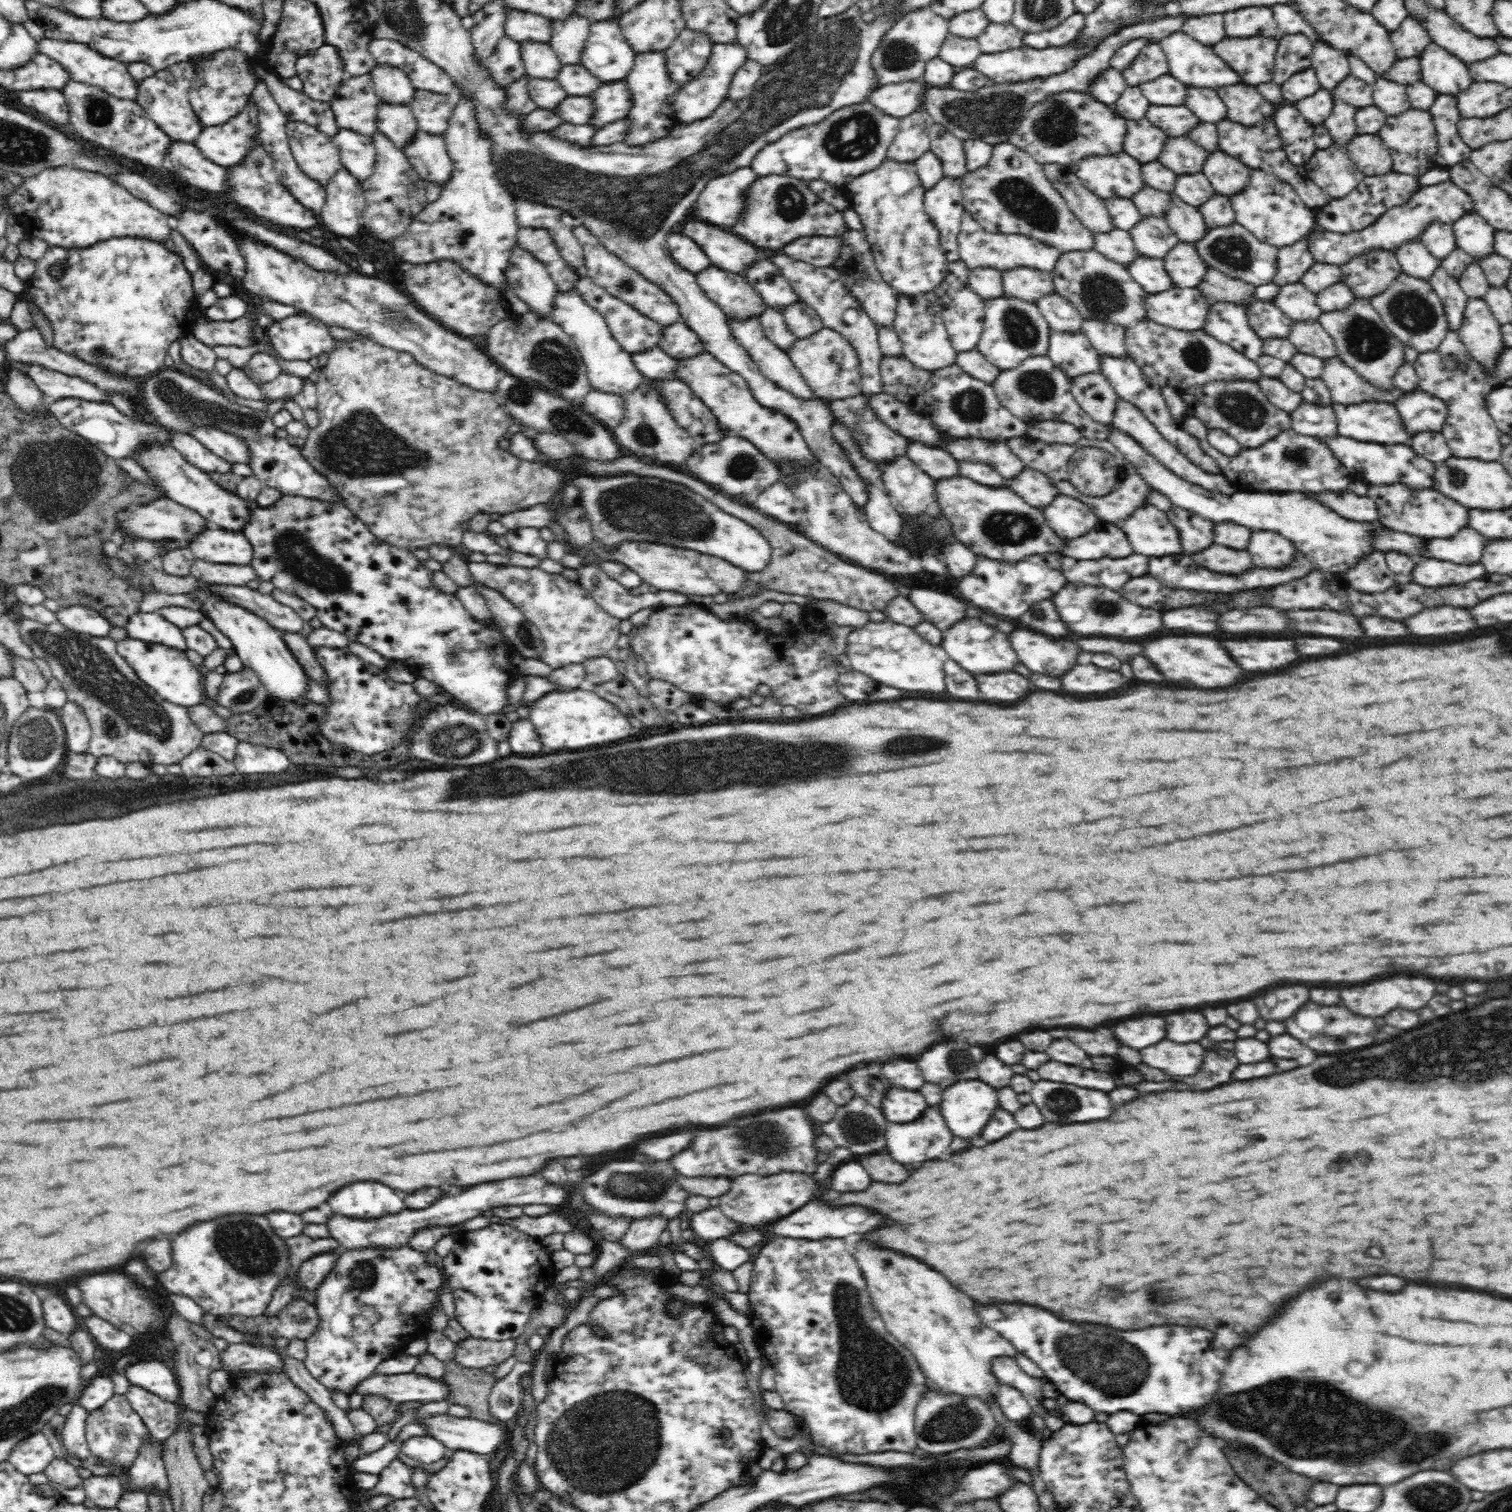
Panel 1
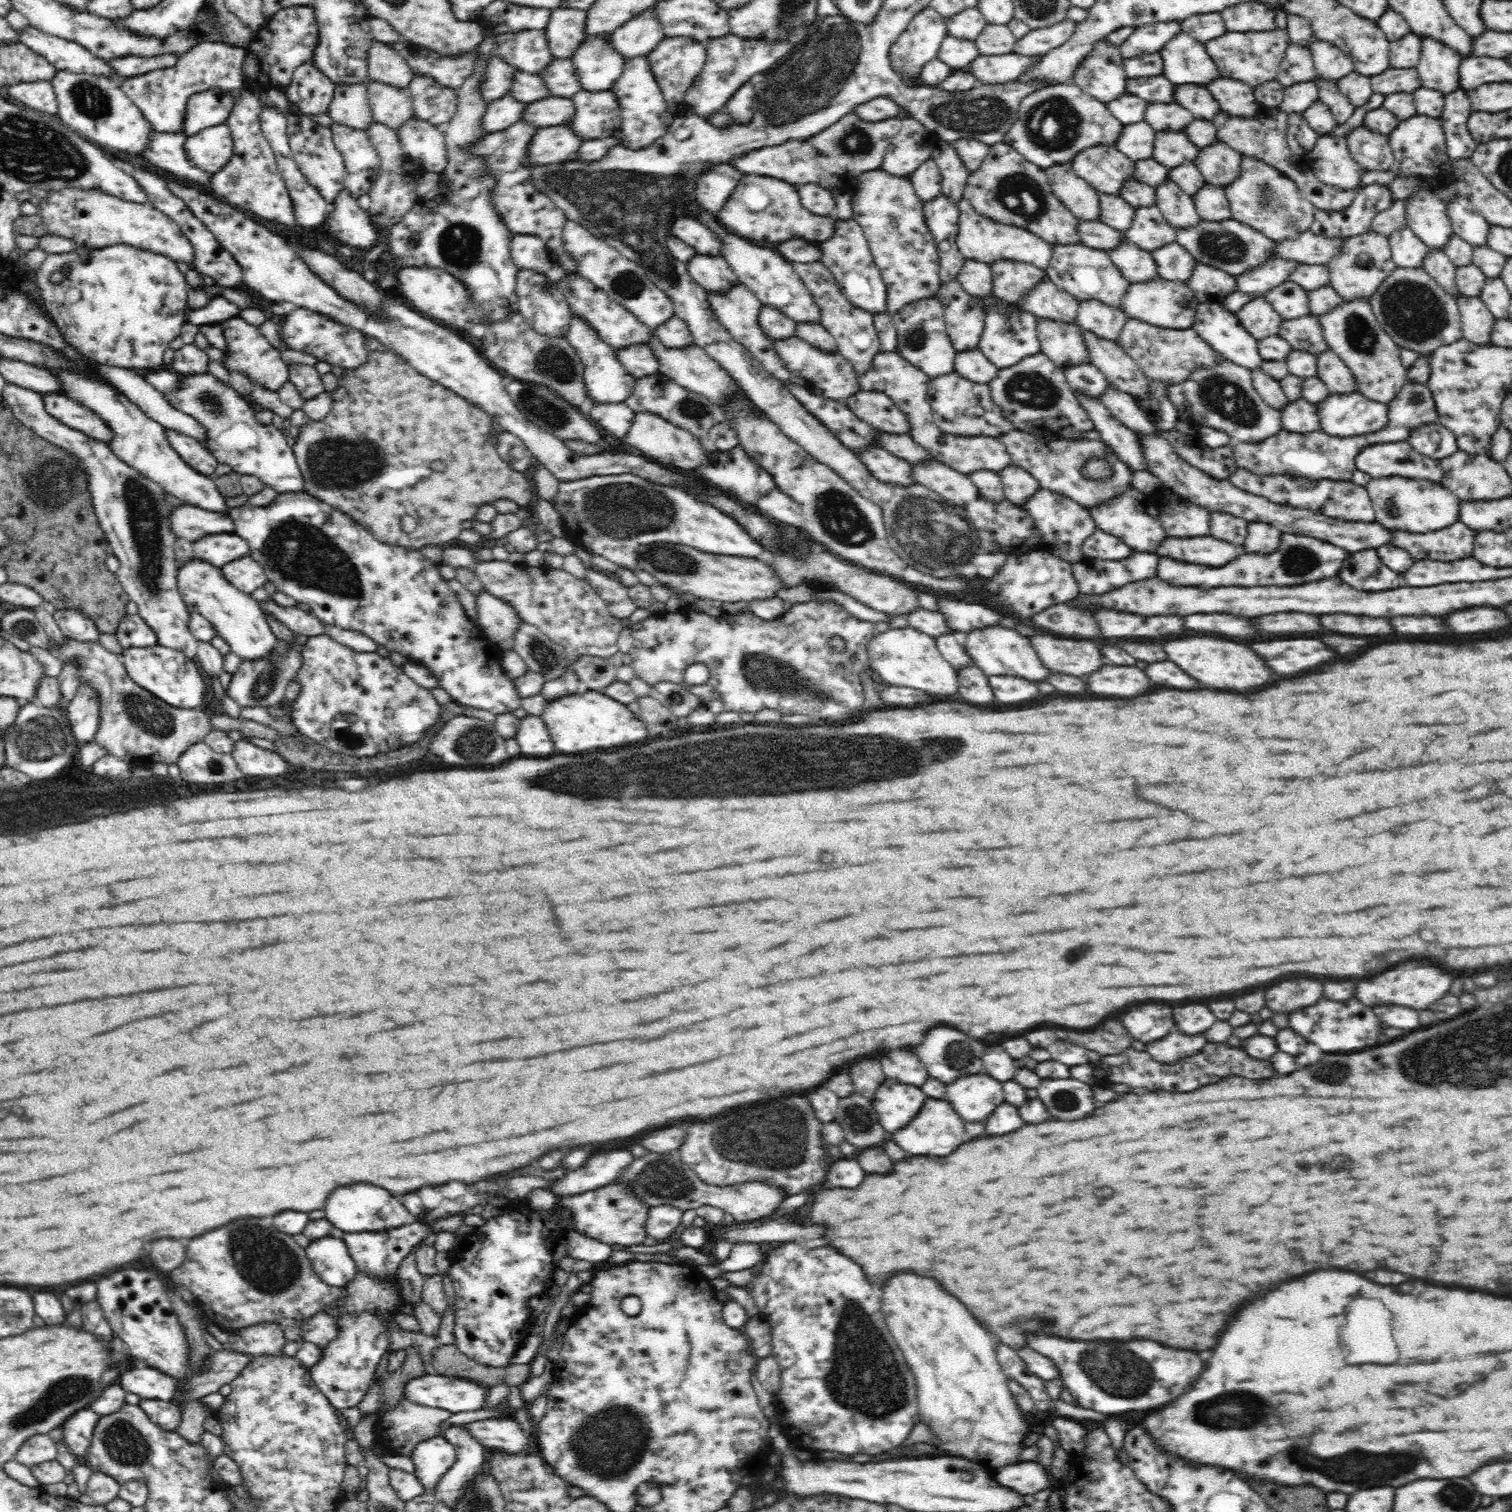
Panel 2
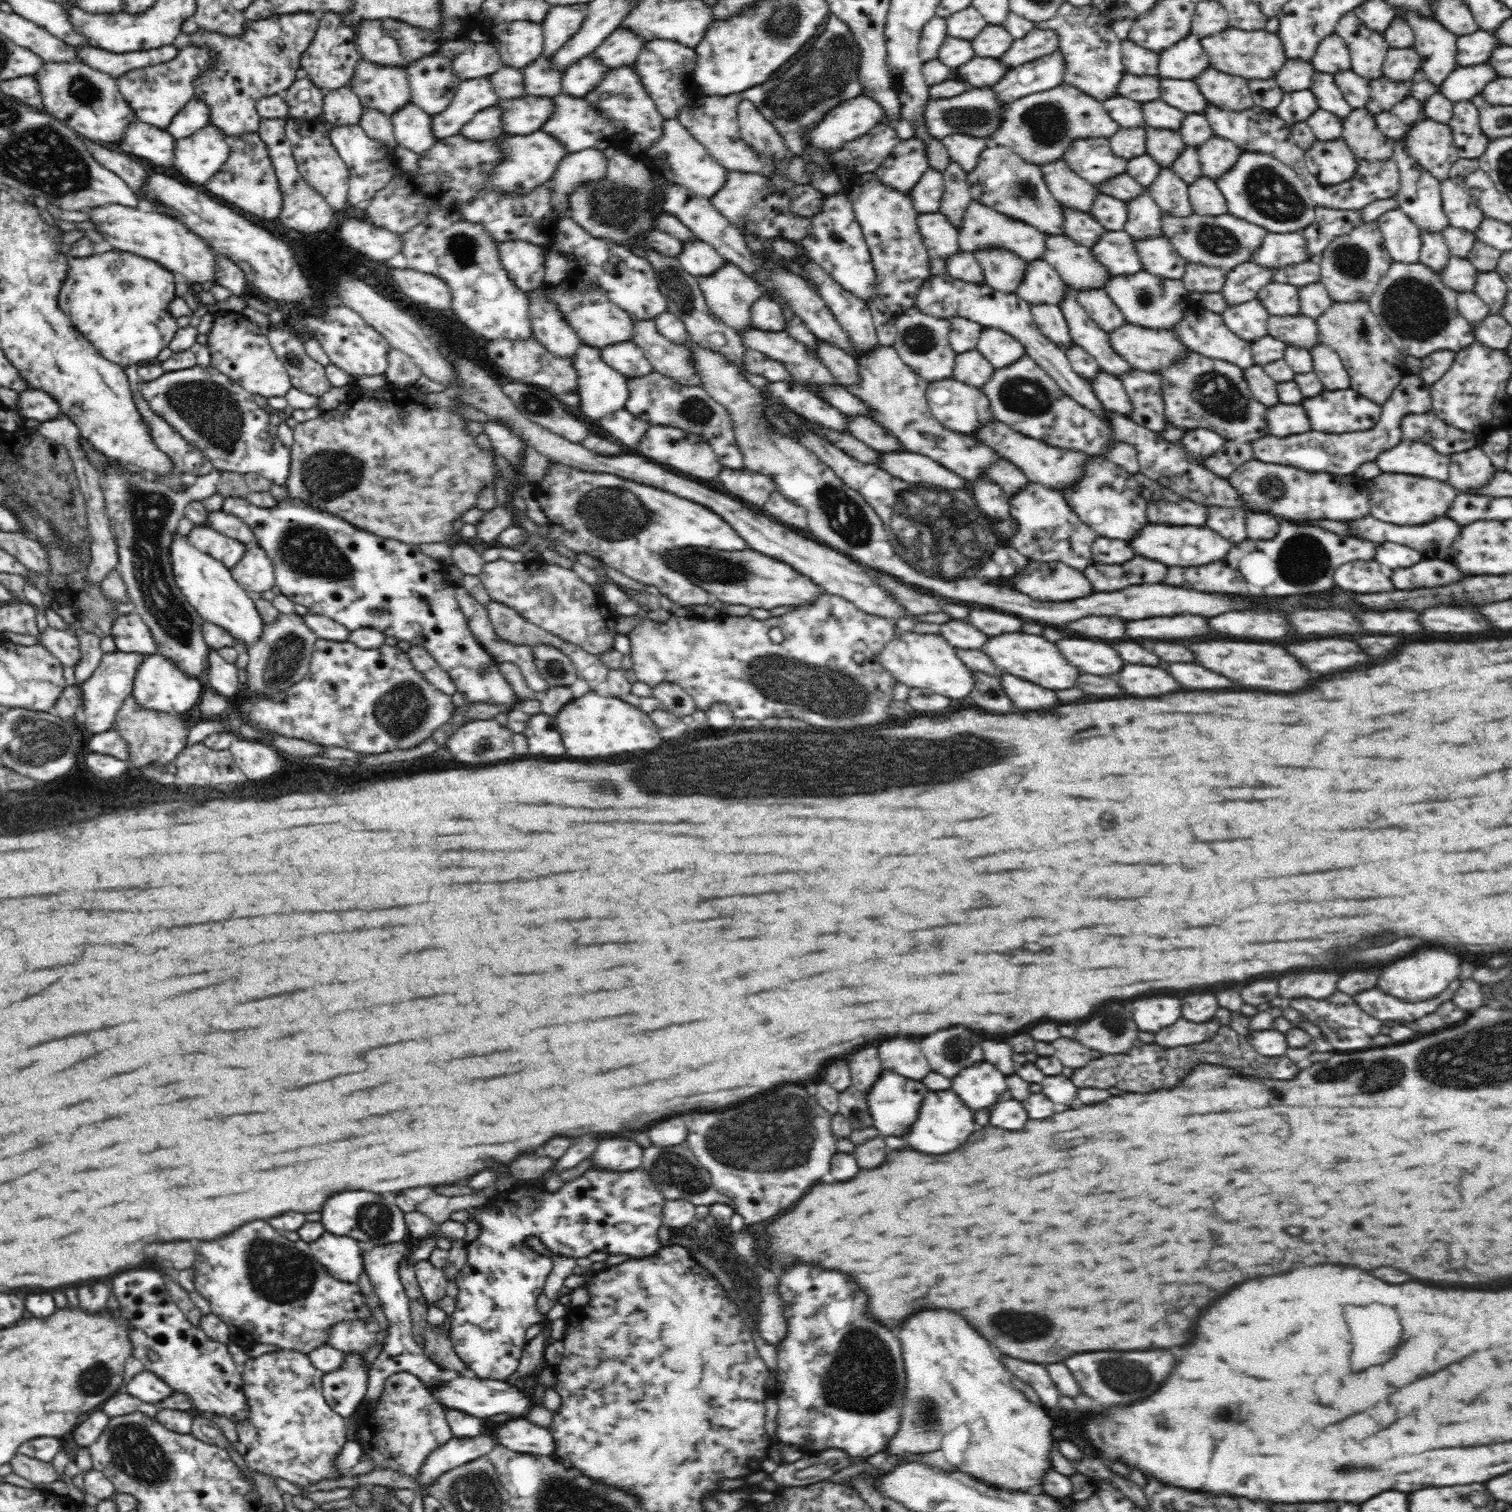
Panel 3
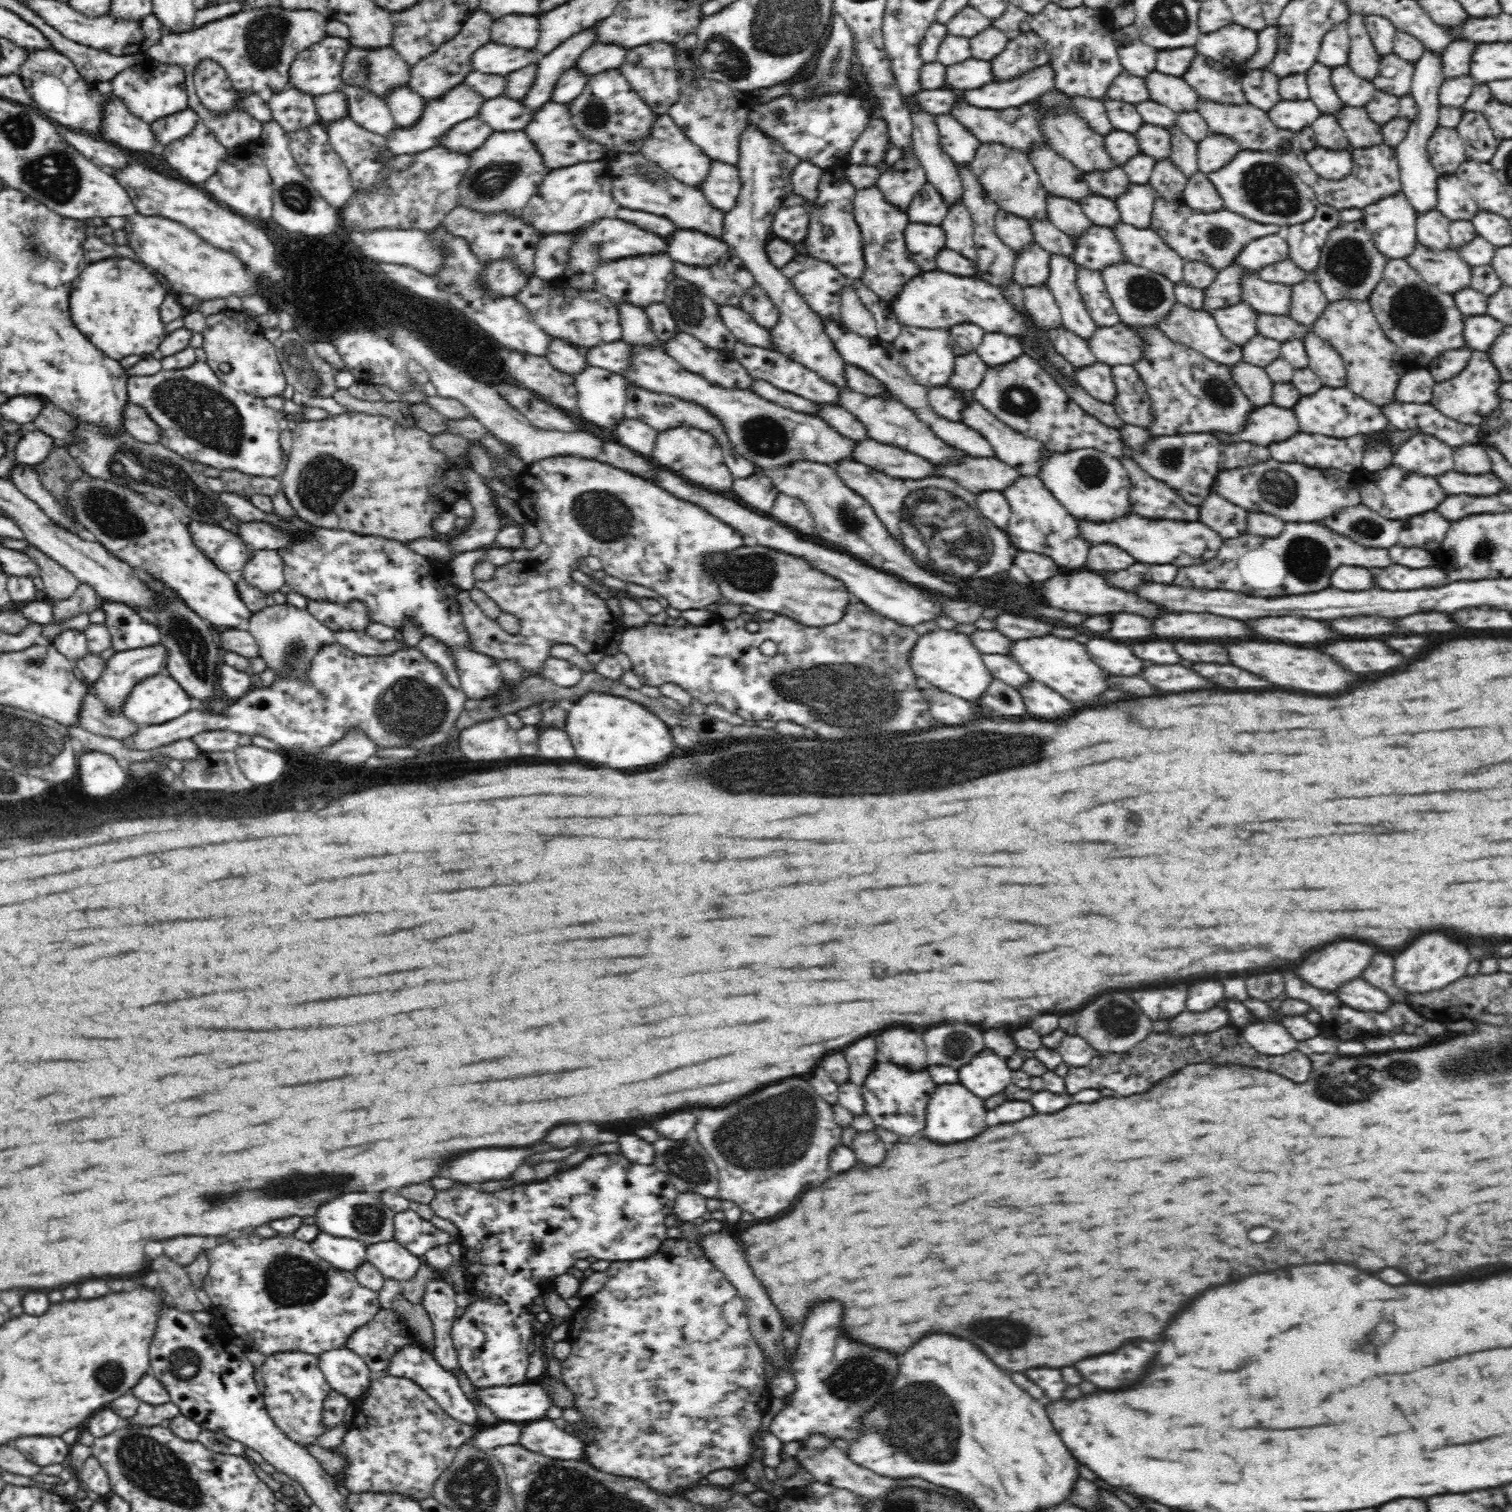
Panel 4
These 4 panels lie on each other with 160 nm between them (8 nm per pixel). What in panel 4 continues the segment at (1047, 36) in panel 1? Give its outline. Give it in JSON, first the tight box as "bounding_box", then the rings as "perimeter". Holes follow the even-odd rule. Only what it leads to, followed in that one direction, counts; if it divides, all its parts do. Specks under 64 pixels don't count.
{"bounding_box":[991,30,1049,80],"perimeter":[[[1030,30],[1009,40],[1006,48],[991,60],[995,80],[1006,80],[1032,67],[1046,65],[1049,62],[1049,50],[1038,33]]]}

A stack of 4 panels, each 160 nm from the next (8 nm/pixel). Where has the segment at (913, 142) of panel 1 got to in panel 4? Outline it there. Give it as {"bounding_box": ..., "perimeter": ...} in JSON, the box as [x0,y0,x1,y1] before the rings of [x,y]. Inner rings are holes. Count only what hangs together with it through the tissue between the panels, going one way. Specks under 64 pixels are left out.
{"bounding_box":[876,155,926,211],"perimeter":[[[914,155],[896,160],[892,166],[882,171],[880,178],[876,180],[877,188],[882,192],[886,201],[892,202],[904,211],[907,211],[926,181],[926,172]]]}

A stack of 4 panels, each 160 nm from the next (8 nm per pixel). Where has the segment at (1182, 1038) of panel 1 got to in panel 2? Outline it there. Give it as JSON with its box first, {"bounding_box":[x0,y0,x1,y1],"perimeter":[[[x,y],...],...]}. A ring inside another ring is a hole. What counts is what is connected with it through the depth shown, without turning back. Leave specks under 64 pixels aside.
{"bounding_box":[1172,1004,1216,1037],"perimeter":[[[1192,1004],[1186,1008],[1174,1008],[1172,1018],[1174,1018],[1176,1030],[1187,1037],[1205,1033],[1216,1022],[1212,1012],[1202,1004]]]}

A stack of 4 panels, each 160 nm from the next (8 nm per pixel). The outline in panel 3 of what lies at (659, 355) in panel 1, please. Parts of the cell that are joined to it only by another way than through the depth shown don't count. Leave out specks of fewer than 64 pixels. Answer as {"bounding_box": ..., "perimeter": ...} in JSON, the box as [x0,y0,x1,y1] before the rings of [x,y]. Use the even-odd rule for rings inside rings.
{"bounding_box":[602,341,653,377],"perimeter":[[[632,341],[605,346],[602,358],[625,377],[643,377],[653,371],[652,363],[644,355],[644,349]]]}

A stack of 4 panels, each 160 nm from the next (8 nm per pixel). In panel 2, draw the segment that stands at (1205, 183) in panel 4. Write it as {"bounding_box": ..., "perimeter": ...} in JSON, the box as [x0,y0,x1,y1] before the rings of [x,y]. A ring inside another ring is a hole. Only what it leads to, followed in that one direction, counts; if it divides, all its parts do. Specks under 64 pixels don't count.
{"bounding_box":[1193,186,1231,222],"perimeter":[[[1204,186],[1193,198],[1201,221],[1221,222],[1231,218],[1229,201],[1222,187]]]}

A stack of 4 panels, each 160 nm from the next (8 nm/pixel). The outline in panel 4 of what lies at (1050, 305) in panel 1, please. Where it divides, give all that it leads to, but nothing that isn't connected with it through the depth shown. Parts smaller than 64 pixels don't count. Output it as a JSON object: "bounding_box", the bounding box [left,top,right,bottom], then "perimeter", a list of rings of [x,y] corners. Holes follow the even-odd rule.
{"bounding_box":[1013,242,1051,289],"perimeter":[[[1036,242],[1026,250],[1017,252],[1013,282],[1022,289],[1030,286],[1047,286],[1050,276],[1050,256],[1051,254]]]}

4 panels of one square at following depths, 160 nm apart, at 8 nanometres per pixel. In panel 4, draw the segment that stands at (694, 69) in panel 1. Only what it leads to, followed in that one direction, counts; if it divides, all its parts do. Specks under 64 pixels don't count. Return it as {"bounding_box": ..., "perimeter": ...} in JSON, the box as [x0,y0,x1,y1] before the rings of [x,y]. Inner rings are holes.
{"bounding_box":[620,42,680,115],"perimeter":[[[651,42],[628,50],[626,62],[620,66],[630,85],[657,115],[668,114],[670,107],[680,100],[680,66],[678,66],[678,46],[669,42]]]}

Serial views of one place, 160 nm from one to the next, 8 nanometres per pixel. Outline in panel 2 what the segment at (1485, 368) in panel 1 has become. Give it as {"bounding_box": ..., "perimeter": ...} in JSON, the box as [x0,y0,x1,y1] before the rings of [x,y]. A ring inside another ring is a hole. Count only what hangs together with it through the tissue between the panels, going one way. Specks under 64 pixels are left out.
{"bounding_box":[1457,296,1496,346],"perimeter":[[[1461,296],[1457,300],[1461,316],[1462,339],[1475,345],[1492,346],[1492,333],[1496,317],[1479,297]]]}

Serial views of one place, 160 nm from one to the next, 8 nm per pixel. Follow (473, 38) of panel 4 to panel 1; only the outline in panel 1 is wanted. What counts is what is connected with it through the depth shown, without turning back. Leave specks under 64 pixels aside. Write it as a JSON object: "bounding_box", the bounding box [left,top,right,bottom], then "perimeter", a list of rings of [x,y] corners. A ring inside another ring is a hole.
{"bounding_box":[410,90,455,137],"perimeter":[[[416,90],[410,107],[420,132],[444,137],[455,108],[446,95]]]}

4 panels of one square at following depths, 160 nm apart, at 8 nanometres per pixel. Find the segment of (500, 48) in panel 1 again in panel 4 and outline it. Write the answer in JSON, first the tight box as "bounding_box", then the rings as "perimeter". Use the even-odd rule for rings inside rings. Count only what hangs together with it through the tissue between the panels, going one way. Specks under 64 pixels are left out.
{"bounding_box":[386,82,486,155],"perimeter":[[[466,82],[458,84],[458,86],[454,86],[448,94],[439,97],[438,101],[426,102],[424,114],[414,128],[410,128],[410,130],[394,128],[394,130],[386,136],[387,148],[394,155],[414,154],[422,152],[423,150],[430,150],[434,148],[434,146],[440,145],[444,136],[446,136],[456,124],[460,124],[460,122],[464,122],[478,115],[486,99],[480,91],[466,84]]]}

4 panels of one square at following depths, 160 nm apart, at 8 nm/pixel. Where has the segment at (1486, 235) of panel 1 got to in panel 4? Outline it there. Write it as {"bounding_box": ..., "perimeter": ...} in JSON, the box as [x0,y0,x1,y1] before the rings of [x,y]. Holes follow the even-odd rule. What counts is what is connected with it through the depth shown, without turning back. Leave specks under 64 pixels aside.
{"bounding_box":[1437,175,1481,223],"perimeter":[[[1442,175],[1437,185],[1437,210],[1451,223],[1474,221],[1481,211],[1474,199],[1462,185],[1462,181],[1452,175]]]}

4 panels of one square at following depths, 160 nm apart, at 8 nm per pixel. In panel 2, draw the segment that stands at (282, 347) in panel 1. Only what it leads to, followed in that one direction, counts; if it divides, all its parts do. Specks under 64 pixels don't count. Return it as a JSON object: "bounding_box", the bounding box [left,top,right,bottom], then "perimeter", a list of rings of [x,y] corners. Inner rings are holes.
{"bounding_box":[279,307,368,368],"perimeter":[[[296,307],[296,310],[292,310],[288,316],[284,316],[279,322],[283,346],[288,350],[309,354],[318,361],[327,362],[332,366],[341,368],[357,367],[365,361],[368,350],[363,345],[364,334],[343,328],[342,325],[338,325],[306,308]]]}

